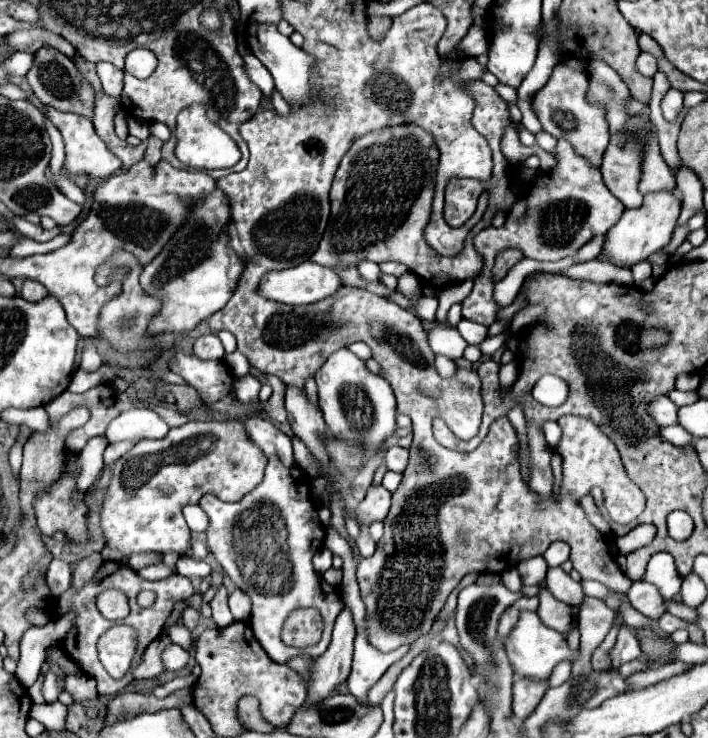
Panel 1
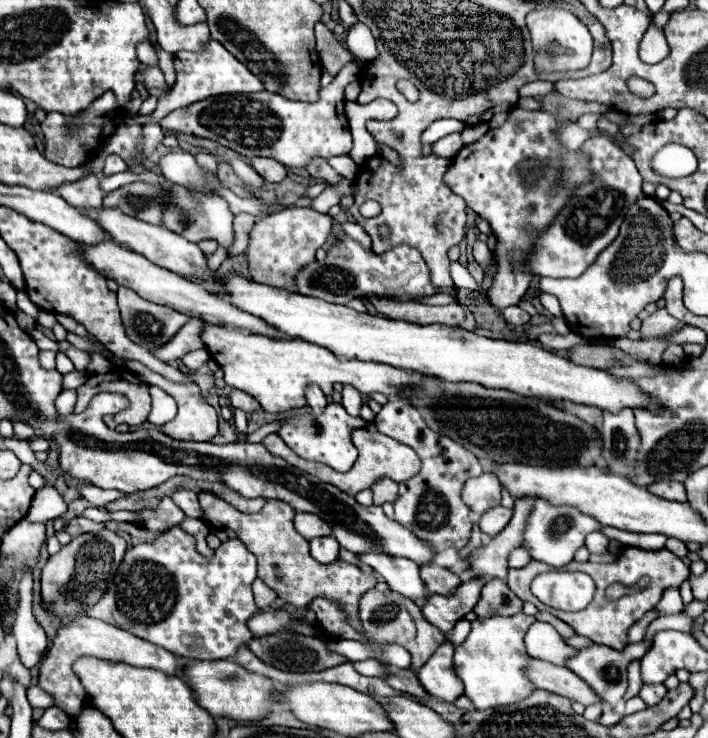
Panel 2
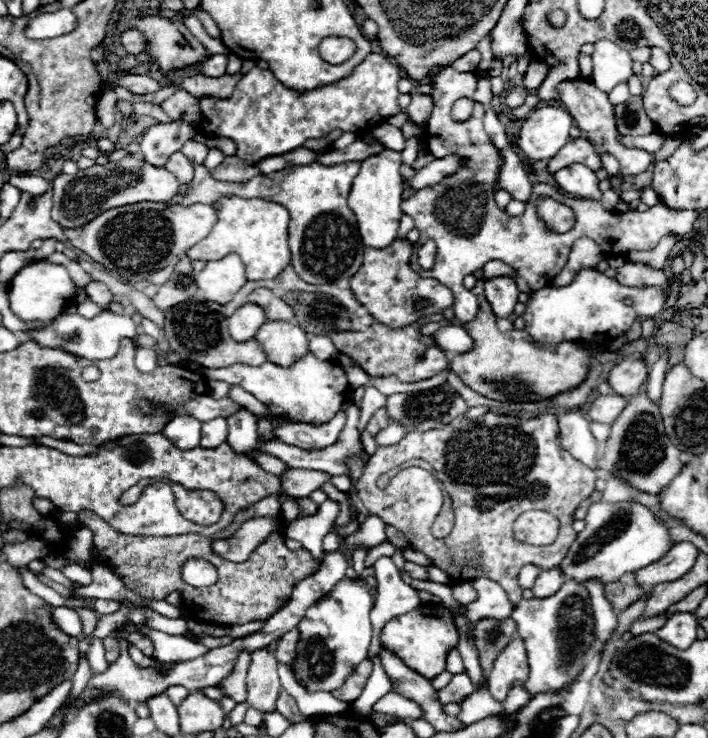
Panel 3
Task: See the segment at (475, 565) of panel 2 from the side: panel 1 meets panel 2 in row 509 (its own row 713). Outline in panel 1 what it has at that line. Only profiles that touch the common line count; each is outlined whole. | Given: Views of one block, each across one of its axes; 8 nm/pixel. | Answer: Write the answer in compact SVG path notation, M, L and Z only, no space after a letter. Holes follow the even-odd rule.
M520 678L514 682L514 700L512 700L512 712L516 722L526 720L530 712L538 706L538 700L542 700L544 692L548 690L548 680L526 680Z

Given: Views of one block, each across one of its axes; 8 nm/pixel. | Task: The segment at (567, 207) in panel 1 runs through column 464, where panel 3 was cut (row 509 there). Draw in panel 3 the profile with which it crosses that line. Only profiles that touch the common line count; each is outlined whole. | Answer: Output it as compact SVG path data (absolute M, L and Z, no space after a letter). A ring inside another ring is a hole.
M300 498L300 500L296 500L296 504L300 508L300 518L306 518L306 516L312 516L318 512L318 504L310 498Z

